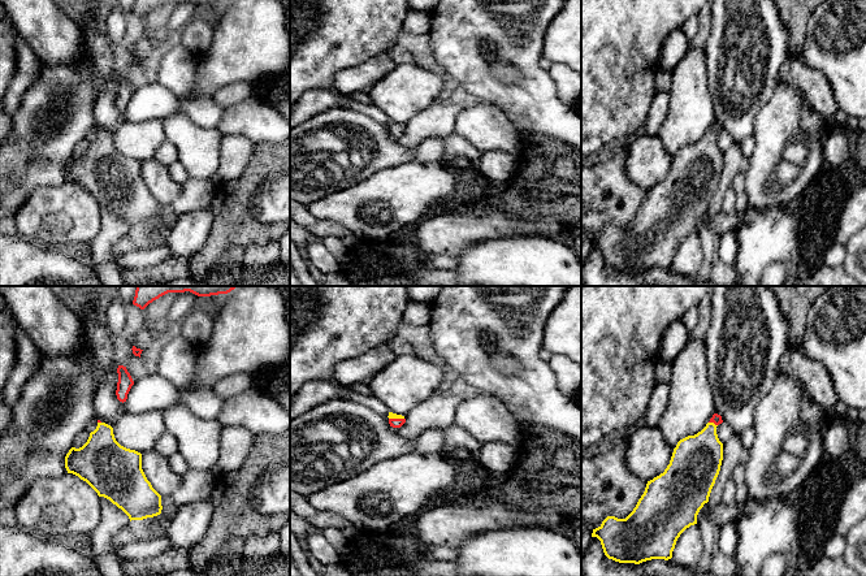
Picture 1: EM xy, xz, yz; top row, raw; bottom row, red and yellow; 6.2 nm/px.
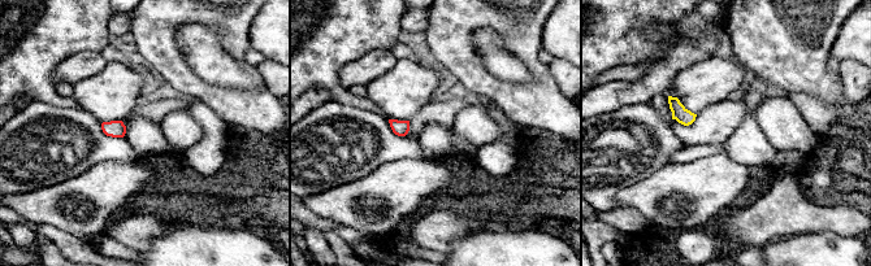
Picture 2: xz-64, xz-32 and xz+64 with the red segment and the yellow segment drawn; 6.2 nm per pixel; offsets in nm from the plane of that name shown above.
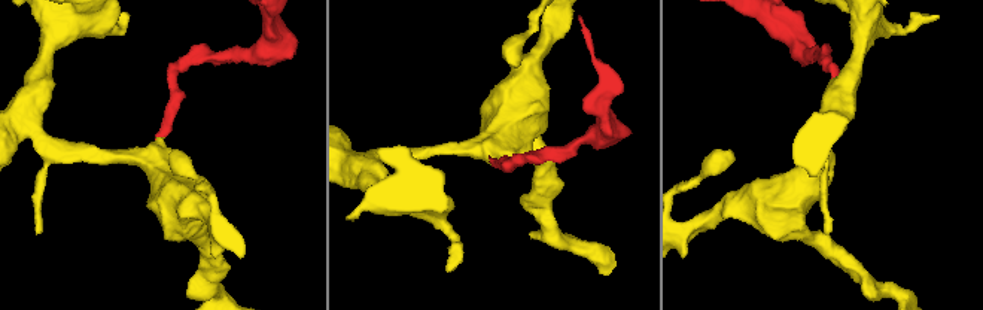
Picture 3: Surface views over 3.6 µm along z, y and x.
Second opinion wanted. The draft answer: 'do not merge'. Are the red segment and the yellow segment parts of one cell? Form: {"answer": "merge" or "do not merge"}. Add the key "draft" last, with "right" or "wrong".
{"answer": "merge", "draft": "wrong"}

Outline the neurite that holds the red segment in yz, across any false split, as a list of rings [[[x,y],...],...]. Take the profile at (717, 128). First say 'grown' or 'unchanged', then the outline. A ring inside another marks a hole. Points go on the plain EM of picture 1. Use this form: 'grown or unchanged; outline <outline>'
grown; outline [[[714,122],[694,144],[680,148],[663,182],[648,190],[641,207],[625,228],[607,225],[593,238],[605,264],[619,272],[640,273],[672,267],[676,250],[709,211],[723,169],[716,143],[722,125]]]

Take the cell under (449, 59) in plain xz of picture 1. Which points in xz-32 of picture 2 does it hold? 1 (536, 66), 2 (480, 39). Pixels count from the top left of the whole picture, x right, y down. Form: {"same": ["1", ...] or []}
{"same": ["1"]}

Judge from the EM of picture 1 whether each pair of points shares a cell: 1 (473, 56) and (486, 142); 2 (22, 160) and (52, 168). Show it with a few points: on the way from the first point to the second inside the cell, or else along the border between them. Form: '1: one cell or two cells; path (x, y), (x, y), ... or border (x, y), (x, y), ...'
1: two cells; border (484, 100), (494, 104), (509, 120)
2: one cell; path (30, 160), (39, 160), (44, 165)

